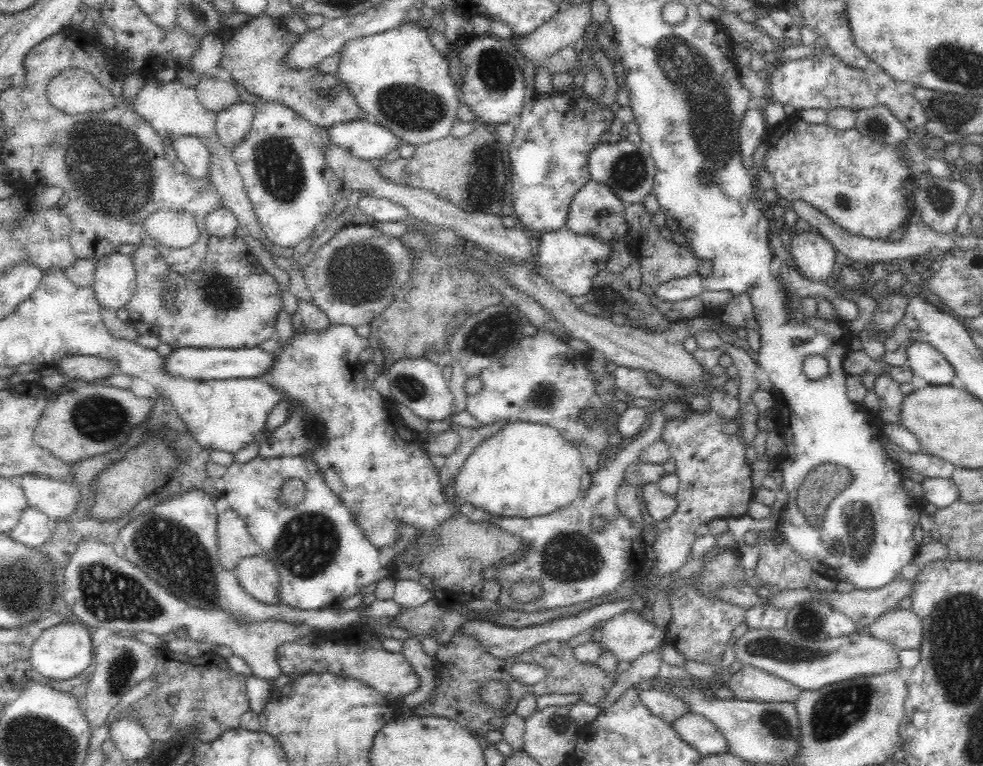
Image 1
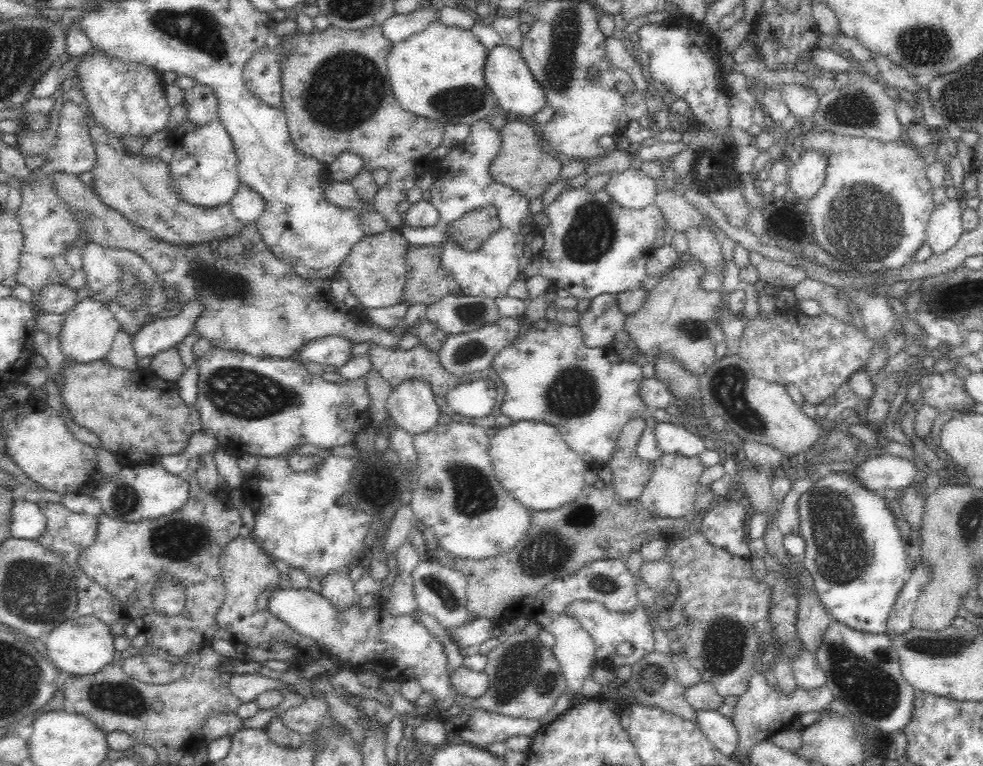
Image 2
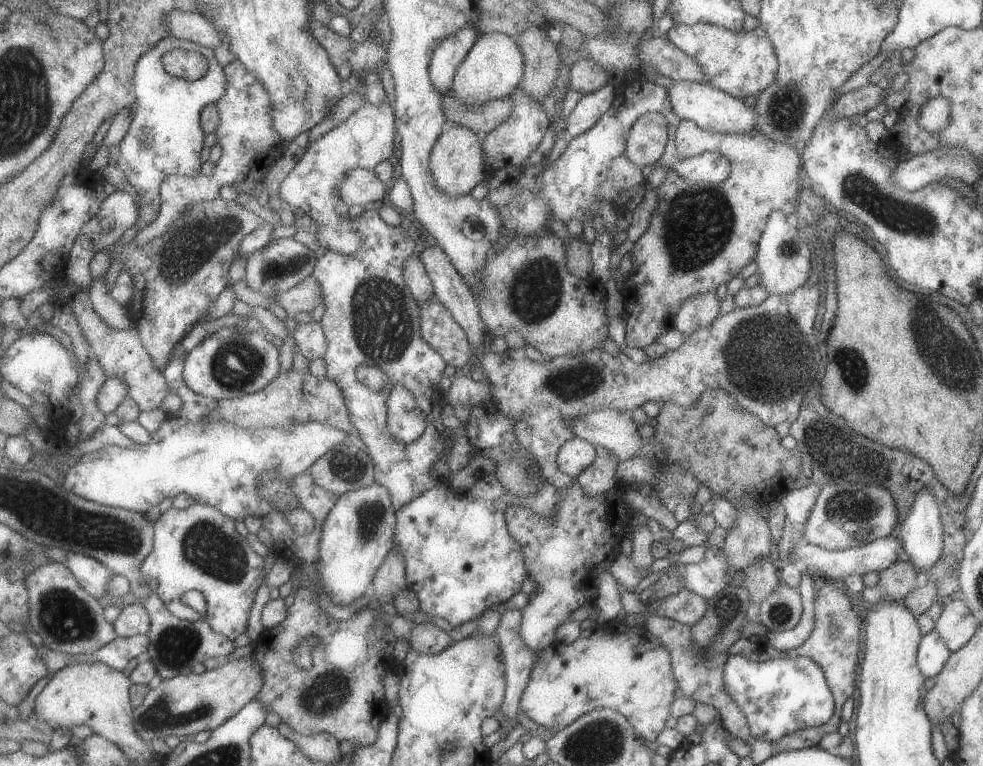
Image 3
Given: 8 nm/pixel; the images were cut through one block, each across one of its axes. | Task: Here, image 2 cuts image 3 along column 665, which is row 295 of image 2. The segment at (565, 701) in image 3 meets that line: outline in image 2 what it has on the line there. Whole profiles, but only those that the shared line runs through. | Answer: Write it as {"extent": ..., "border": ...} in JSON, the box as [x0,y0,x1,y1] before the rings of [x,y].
{"extent":[626,261,728,374],"border":[[[694,261],[687,267],[671,267],[657,277],[661,283],[648,290],[648,300],[640,310],[627,315],[626,331],[633,341],[633,347],[652,359],[658,353],[668,353],[674,360],[680,361],[686,370],[702,374],[718,355],[716,348],[725,342],[723,332],[715,323],[715,312],[722,305],[728,305],[728,295],[721,296],[719,290],[706,292],[699,285],[699,278],[704,274],[703,268]]]}

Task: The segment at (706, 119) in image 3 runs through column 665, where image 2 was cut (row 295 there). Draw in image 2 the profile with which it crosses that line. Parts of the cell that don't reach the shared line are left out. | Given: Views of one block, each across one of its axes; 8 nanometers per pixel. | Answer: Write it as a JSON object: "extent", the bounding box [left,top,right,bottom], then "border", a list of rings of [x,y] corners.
{"extent":[58,295,121,363],"border":[[[88,295],[83,300],[79,300],[70,312],[65,314],[62,332],[58,336],[60,347],[68,360],[79,363],[94,362],[105,359],[110,350],[114,337],[121,331],[120,321],[116,315],[108,308],[106,303]]]}

